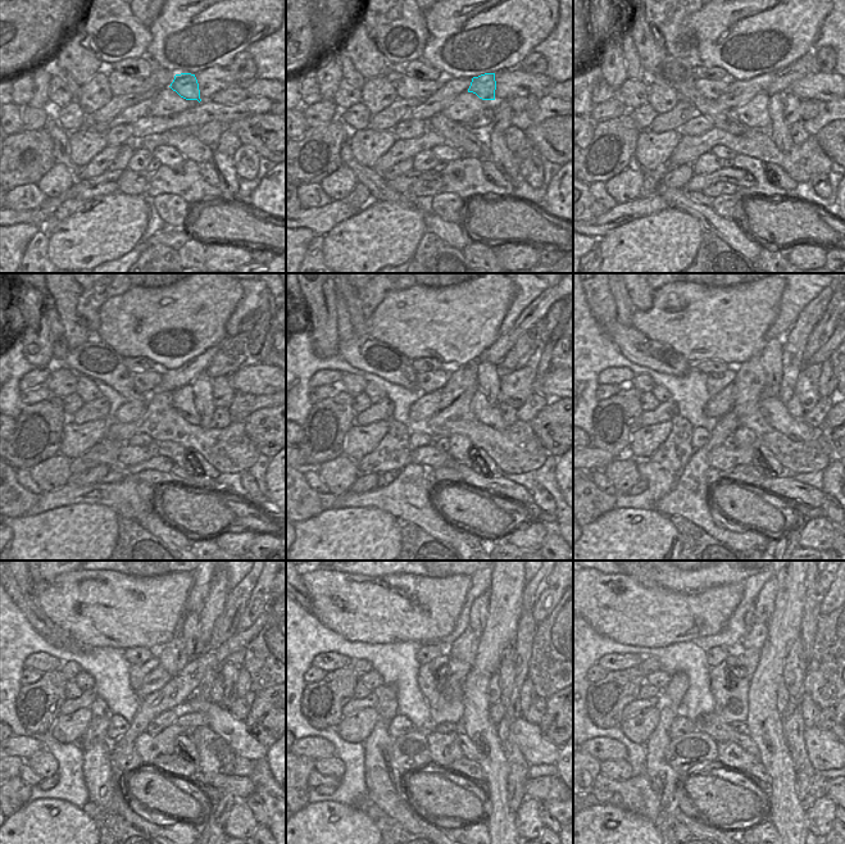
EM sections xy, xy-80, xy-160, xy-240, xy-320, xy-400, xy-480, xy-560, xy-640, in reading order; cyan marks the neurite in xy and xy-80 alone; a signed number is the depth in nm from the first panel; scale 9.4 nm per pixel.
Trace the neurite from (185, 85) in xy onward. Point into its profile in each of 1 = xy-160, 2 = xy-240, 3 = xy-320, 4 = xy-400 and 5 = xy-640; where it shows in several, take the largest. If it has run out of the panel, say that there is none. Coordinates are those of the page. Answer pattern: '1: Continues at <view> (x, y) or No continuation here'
1: Continues at xy-160 (807, 64)
2: Continues at xy-240 (235, 353)
3: Continues at xy-320 (523, 353)
4: Continues at xy-400 (825, 327)
5: Continues at xy-640 (834, 598).

